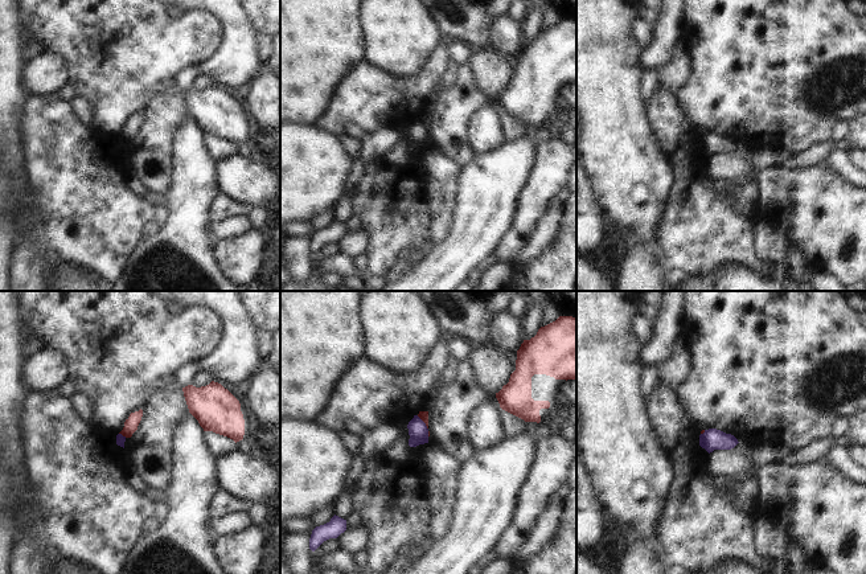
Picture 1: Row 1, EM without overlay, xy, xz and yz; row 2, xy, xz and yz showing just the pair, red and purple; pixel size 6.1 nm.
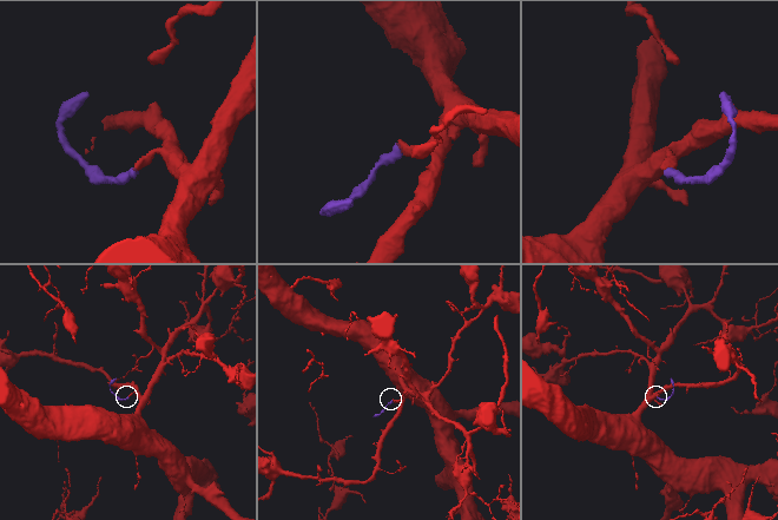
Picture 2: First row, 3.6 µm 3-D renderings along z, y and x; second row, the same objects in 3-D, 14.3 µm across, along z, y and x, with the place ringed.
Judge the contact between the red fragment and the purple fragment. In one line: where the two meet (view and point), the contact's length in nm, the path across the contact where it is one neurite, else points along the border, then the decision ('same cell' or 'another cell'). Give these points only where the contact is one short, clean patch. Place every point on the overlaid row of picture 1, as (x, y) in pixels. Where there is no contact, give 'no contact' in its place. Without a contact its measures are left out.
contact xz (423, 421); length 110 nm; border xz (417, 415), (427, 429); another cell

